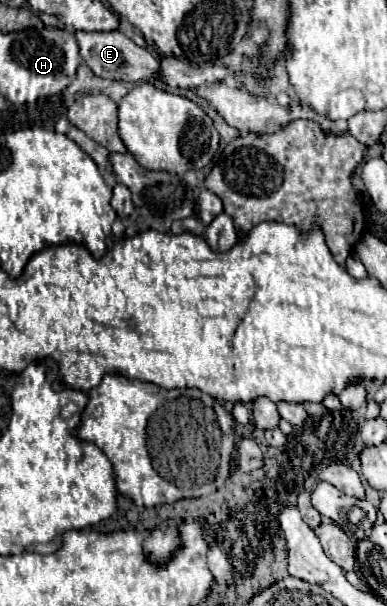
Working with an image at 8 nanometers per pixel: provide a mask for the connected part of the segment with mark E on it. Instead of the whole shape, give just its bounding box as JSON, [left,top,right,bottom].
[76,31,158,81]

